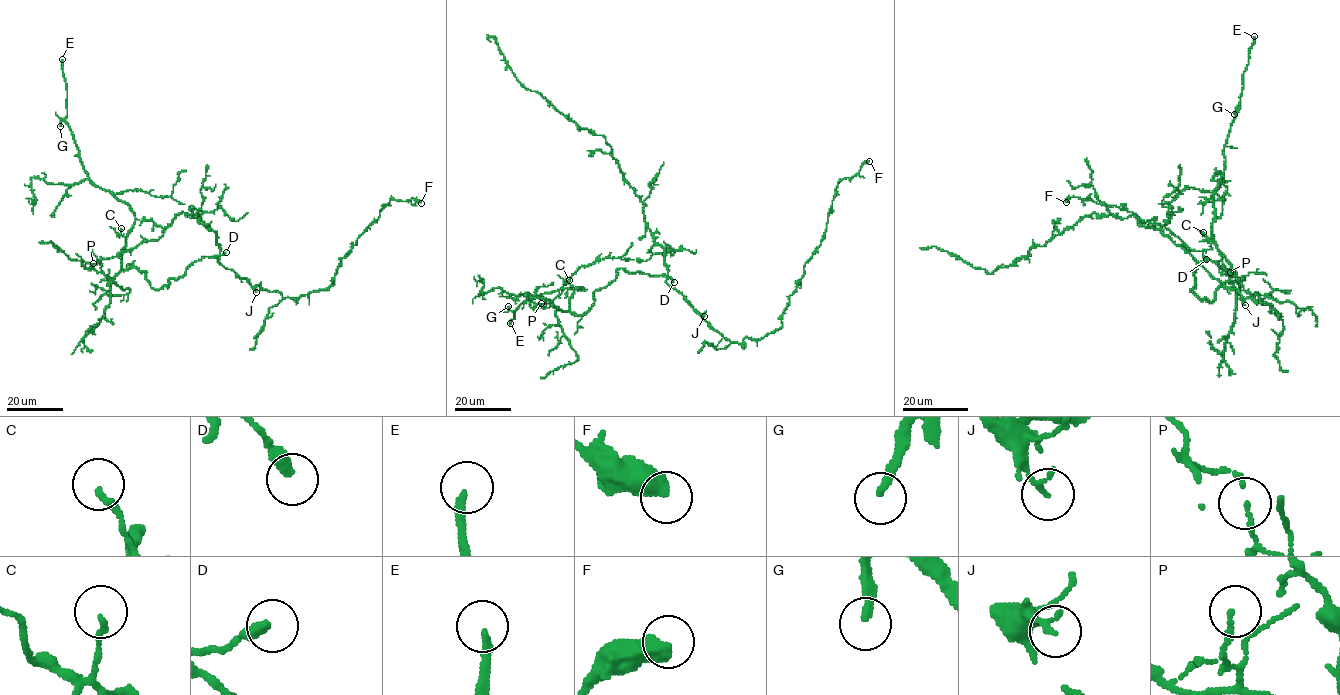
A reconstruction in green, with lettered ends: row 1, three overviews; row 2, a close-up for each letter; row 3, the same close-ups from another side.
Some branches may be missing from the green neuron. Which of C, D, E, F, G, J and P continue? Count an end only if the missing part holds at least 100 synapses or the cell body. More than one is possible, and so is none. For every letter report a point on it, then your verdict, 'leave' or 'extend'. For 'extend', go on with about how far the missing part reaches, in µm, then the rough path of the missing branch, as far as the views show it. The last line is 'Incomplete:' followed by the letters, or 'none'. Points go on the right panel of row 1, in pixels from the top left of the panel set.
C: place (1203, 232); leave
D: place (1206, 259); leave
E: place (1254, 36); extend; missing 8 µm; course (1254, 36), (1254, 14)
F: place (1066, 202); leave
G: place (1234, 114); extend; missing 50 µm; course (1234, 114), (1222, 125), (1224, 132), (1236, 122), (1227, 111), (1227, 101)
J: place (1245, 305); leave
P: place (1230, 272); leave
Incomplete: E, G

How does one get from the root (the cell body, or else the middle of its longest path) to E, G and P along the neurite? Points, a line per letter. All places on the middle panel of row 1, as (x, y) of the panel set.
E: (666, 277), (618, 268), (582, 314), (570, 311), (573, 291), (582, 288), (562, 288), (528, 297), (510, 323)
G: (666, 277), (618, 268), (580, 315), (570, 311), (570, 297), (582, 287), (508, 306)
P: (666, 277), (618, 268), (616, 279), (597, 289), (593, 305), (580, 315), (551, 305), (542, 308), (541, 303)

